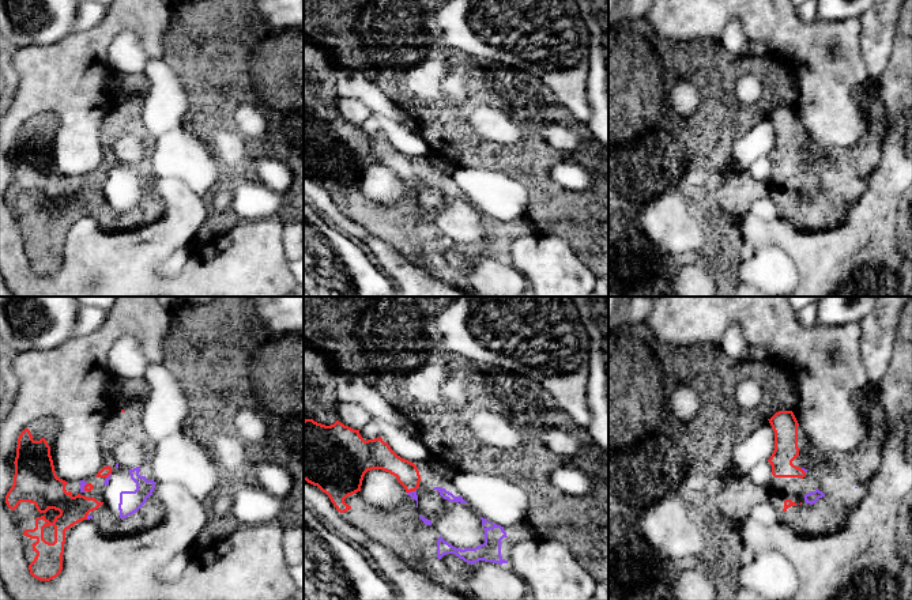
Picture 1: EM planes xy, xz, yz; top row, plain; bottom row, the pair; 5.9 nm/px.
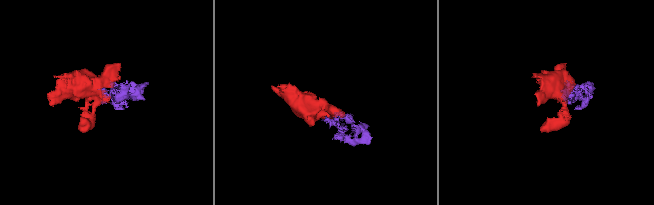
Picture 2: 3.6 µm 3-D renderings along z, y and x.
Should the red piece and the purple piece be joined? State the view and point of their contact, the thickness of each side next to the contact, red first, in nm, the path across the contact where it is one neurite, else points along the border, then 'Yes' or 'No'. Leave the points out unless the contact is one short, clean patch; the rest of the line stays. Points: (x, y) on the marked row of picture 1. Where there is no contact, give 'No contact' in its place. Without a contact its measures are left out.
Touches red at xz (411, 490). Thickness 140 nm (red) against 50 nm. Path across: xz (406, 472), (411, 490), (413, 494). Yes

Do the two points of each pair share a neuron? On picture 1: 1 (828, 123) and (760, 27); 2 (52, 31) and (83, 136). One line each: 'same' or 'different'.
1: same
2: different

